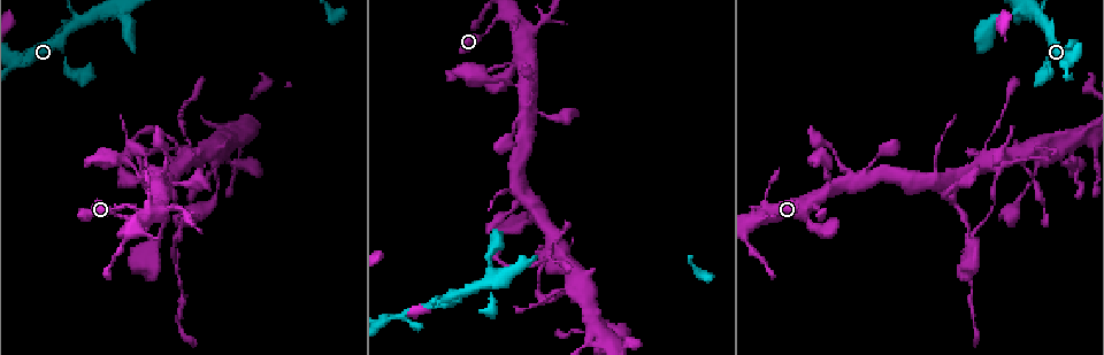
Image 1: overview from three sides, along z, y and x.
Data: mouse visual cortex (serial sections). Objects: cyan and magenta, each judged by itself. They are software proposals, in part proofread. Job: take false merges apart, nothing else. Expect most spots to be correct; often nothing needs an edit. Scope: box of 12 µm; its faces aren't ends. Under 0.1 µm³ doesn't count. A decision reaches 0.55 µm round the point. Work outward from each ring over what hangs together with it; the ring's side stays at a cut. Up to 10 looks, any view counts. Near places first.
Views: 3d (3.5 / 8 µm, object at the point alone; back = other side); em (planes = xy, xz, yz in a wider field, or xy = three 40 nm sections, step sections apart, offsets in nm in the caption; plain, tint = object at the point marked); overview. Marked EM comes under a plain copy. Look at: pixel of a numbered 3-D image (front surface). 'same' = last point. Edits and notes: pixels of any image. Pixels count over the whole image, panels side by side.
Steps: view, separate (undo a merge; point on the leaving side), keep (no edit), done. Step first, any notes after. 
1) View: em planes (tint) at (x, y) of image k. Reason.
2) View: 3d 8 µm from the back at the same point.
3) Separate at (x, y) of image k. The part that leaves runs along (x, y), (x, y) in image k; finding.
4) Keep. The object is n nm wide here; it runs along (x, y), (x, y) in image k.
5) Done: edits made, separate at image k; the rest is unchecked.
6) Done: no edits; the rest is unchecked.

View: 3d 3.5 µm at (163, 209) of image 1. Three-way junction.

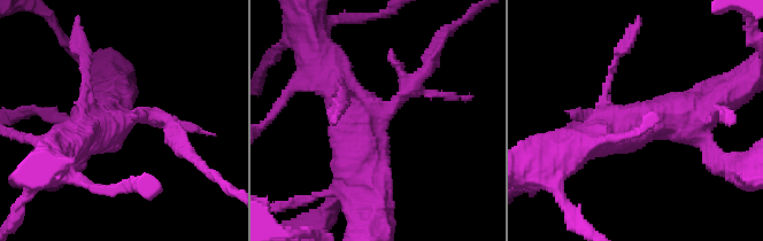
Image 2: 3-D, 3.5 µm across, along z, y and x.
View: em xy step 1 (tint) at (119, 124) of image 2.

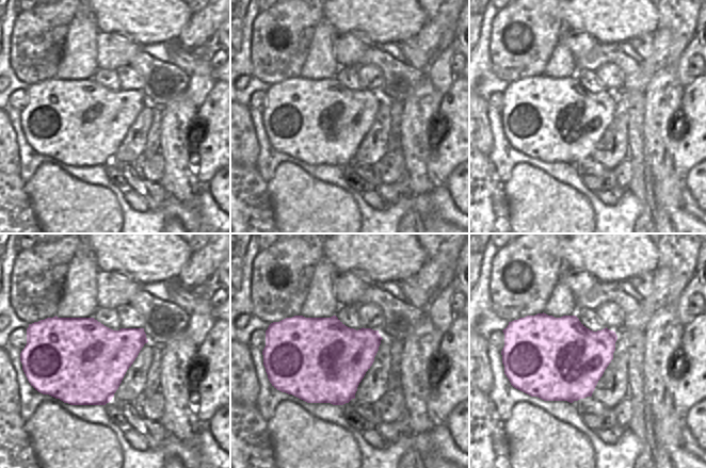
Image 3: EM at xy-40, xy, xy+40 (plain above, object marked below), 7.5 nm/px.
Keep. It runs along (68, 139), (131, 117), (170, 125) in image 2; one cell here.

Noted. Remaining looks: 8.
View: 3d 3.5 µm at (527, 84) of image 1. Three-way junction.

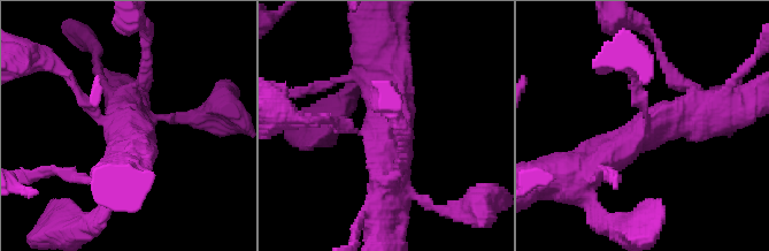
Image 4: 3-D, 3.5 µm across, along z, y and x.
View: em xy step 2 (tint) at (645, 128) of image 4. 3 arms meet here; the arms are 150, 450, 500 nm wide.

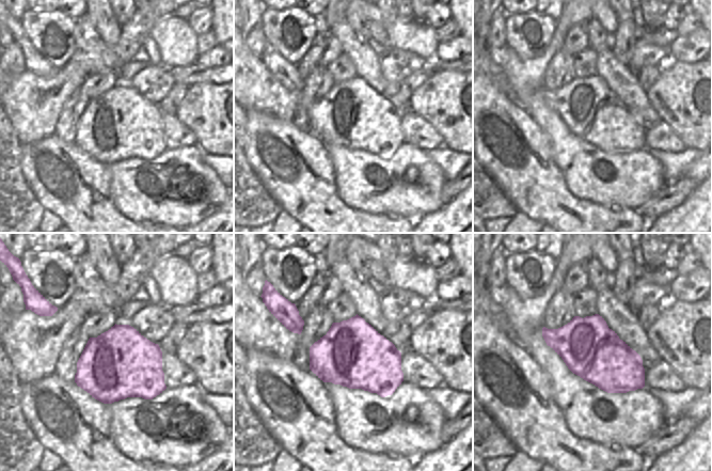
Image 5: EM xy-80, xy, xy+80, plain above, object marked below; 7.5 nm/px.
Keep. Continuous, no second cell.

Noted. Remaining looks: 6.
View: 3d 8 µm at (538, 202) of image 1. Small branch off a trunk.

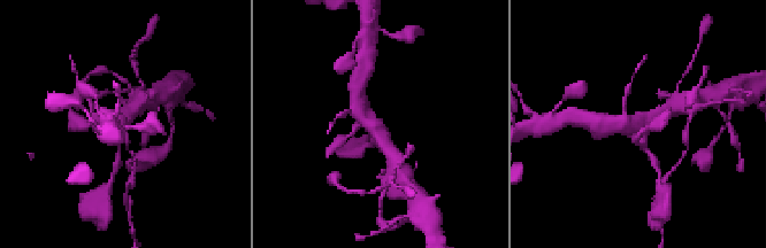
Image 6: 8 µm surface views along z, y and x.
View: em planes (tint) at (636, 132) of image 6.

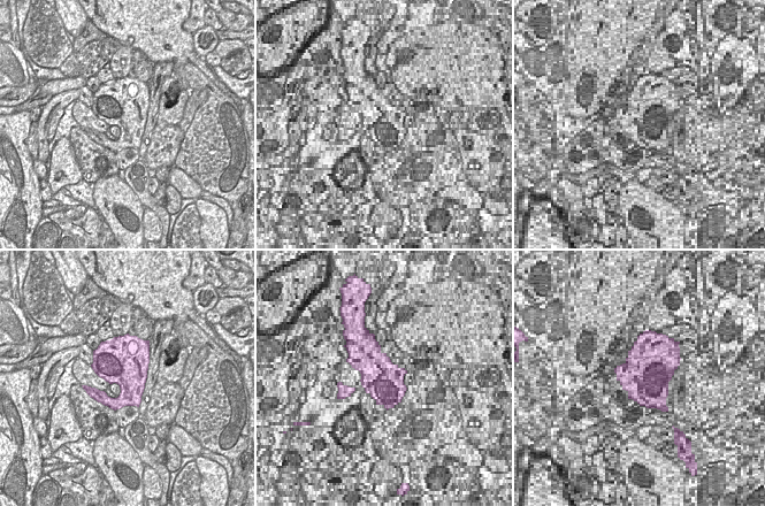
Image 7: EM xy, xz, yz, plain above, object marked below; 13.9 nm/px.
Keep. It runs along (358, 97), (362, 117), (389, 150) in image 6; one cell here.

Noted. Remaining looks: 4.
View: 3d 3.5 µm at (544, 254) of image 1. Side arm on a straight run.

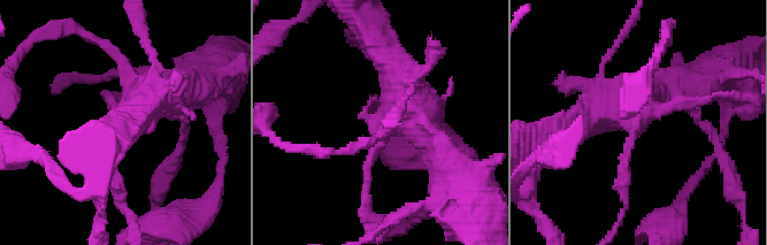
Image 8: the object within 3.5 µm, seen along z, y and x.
Separate at (622, 173) of image 8. Two cells meet here.

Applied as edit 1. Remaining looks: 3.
Done: edits made, separate at image 8; the rest is unchecked.

